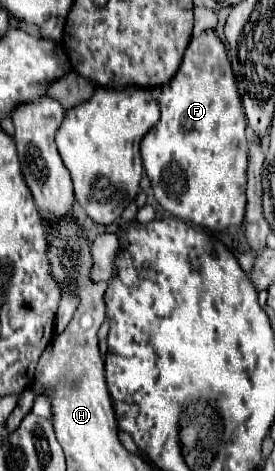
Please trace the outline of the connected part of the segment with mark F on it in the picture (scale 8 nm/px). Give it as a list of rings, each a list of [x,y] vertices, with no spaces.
[[[213,30],[191,40],[177,78],[161,90],[161,120],[141,142],[143,168],[157,202],[191,226],[213,232],[239,226],[247,206],[247,118],[227,50]]]

